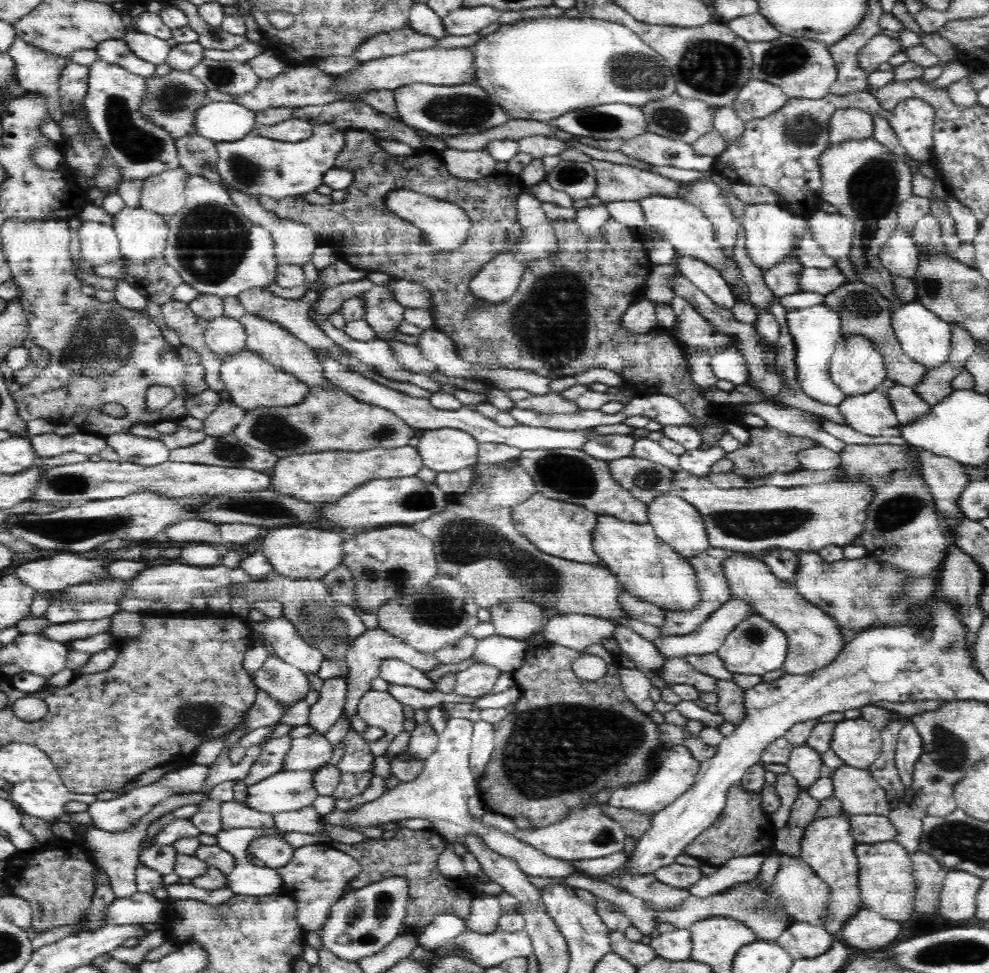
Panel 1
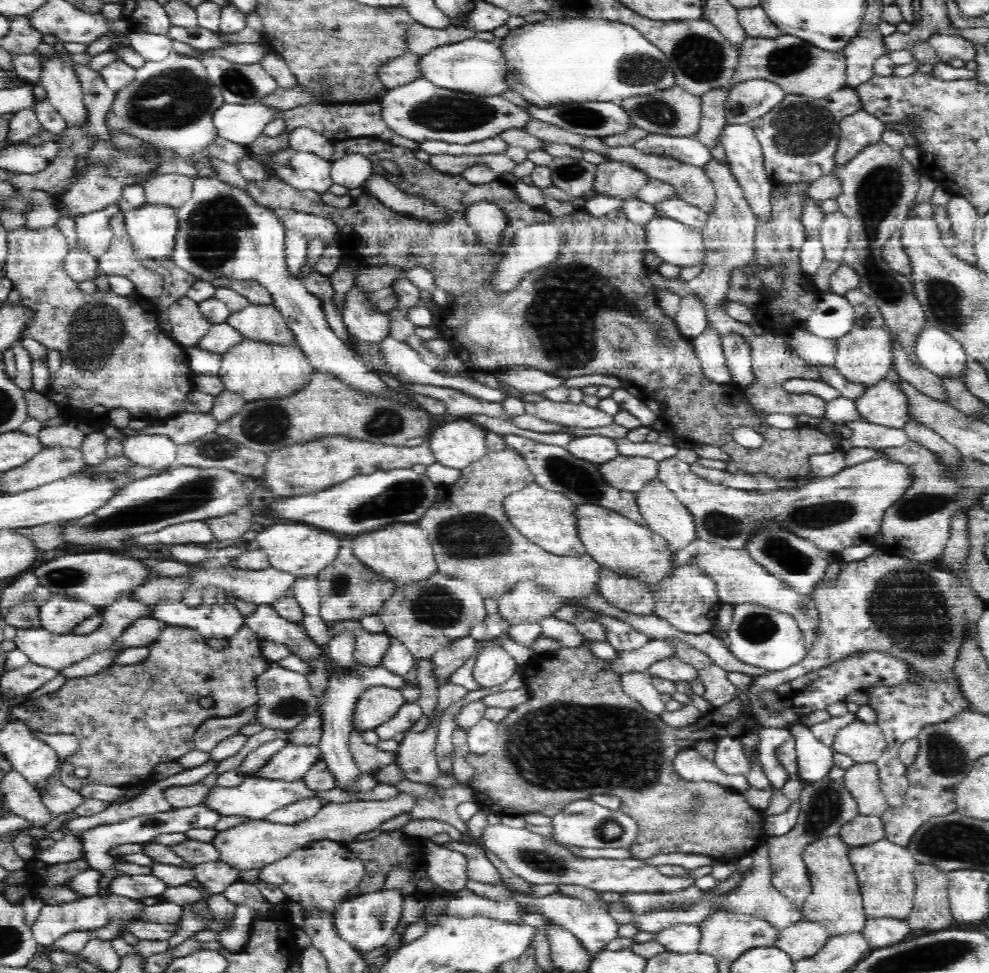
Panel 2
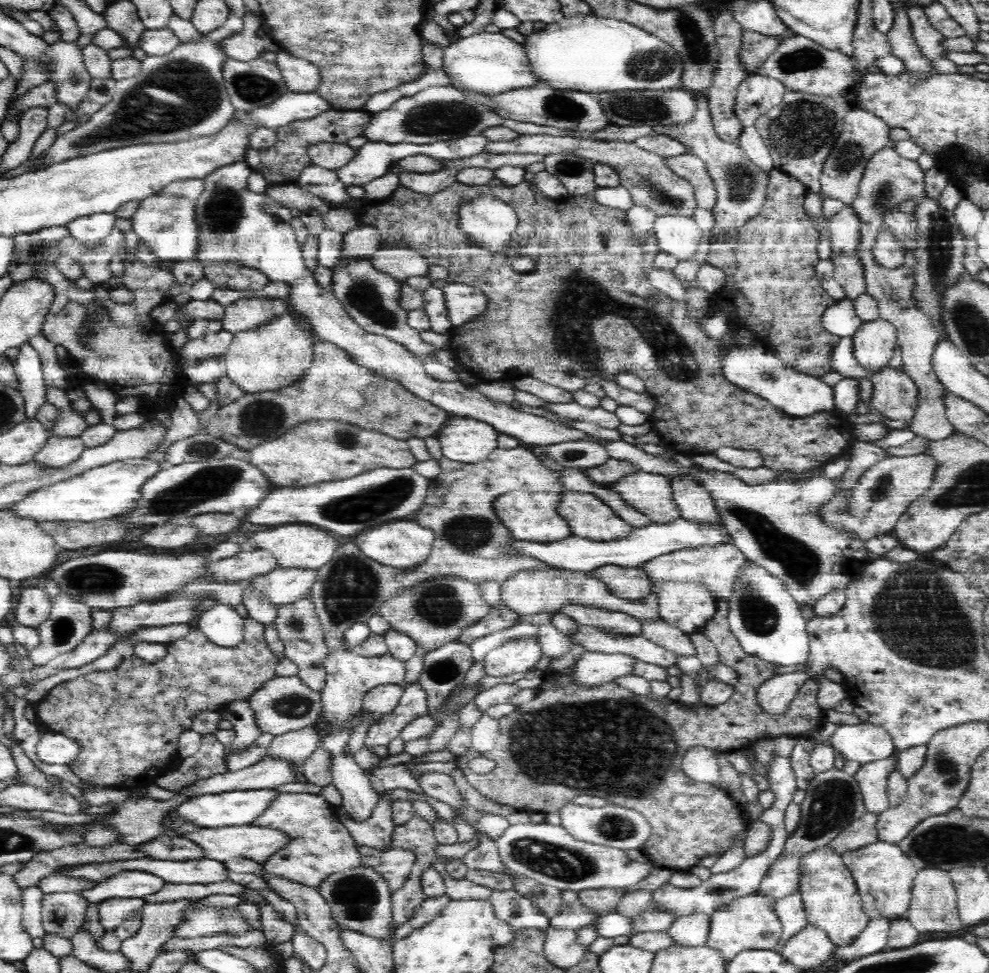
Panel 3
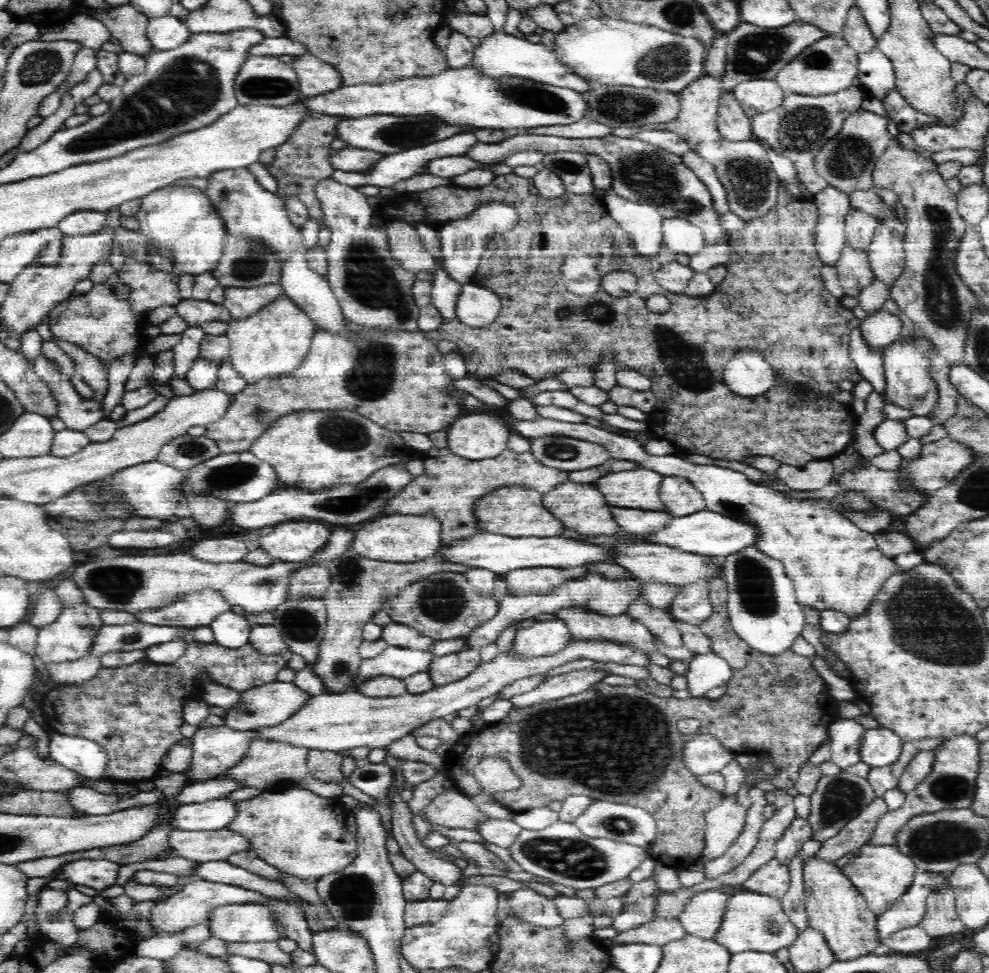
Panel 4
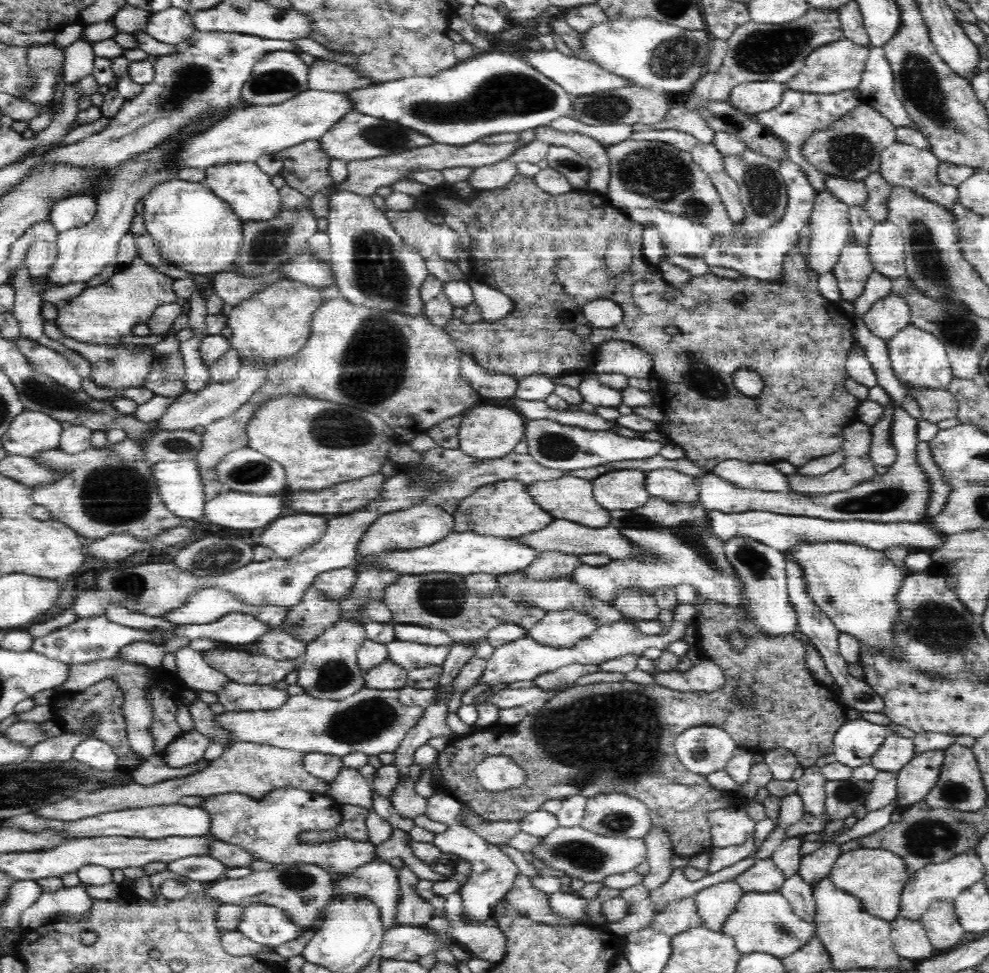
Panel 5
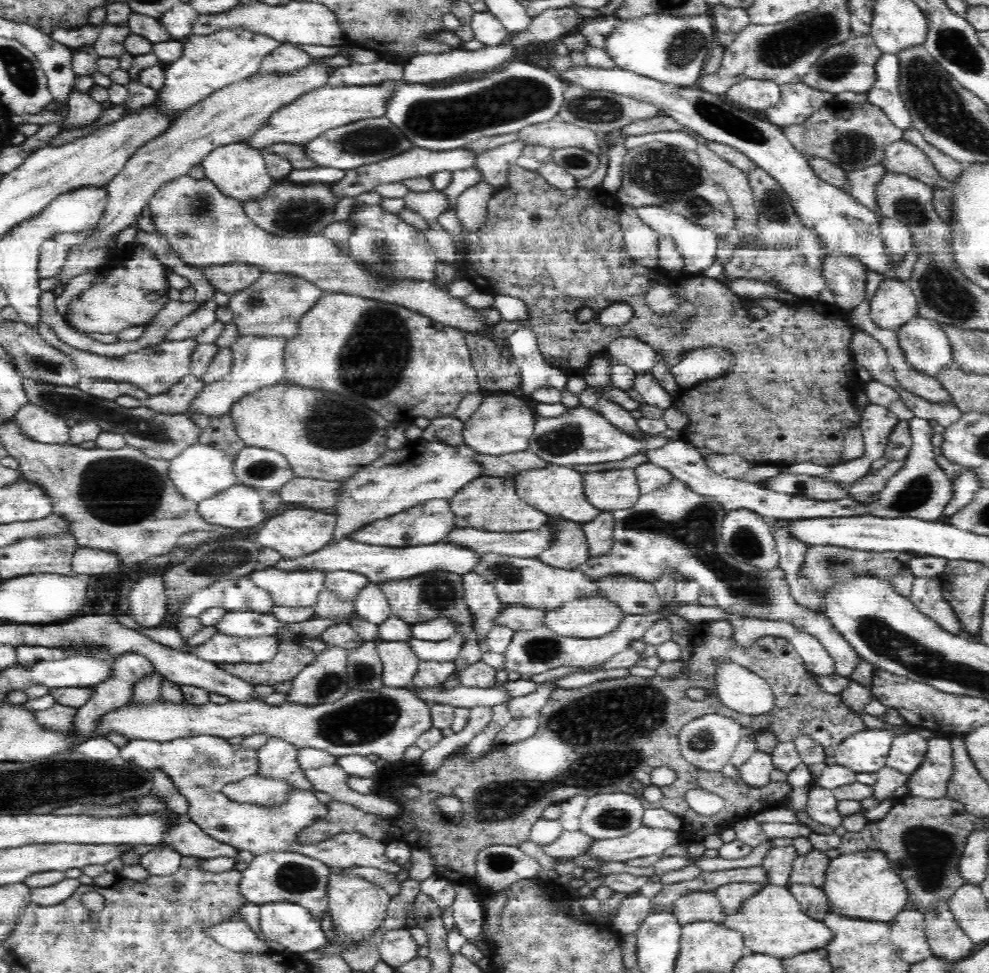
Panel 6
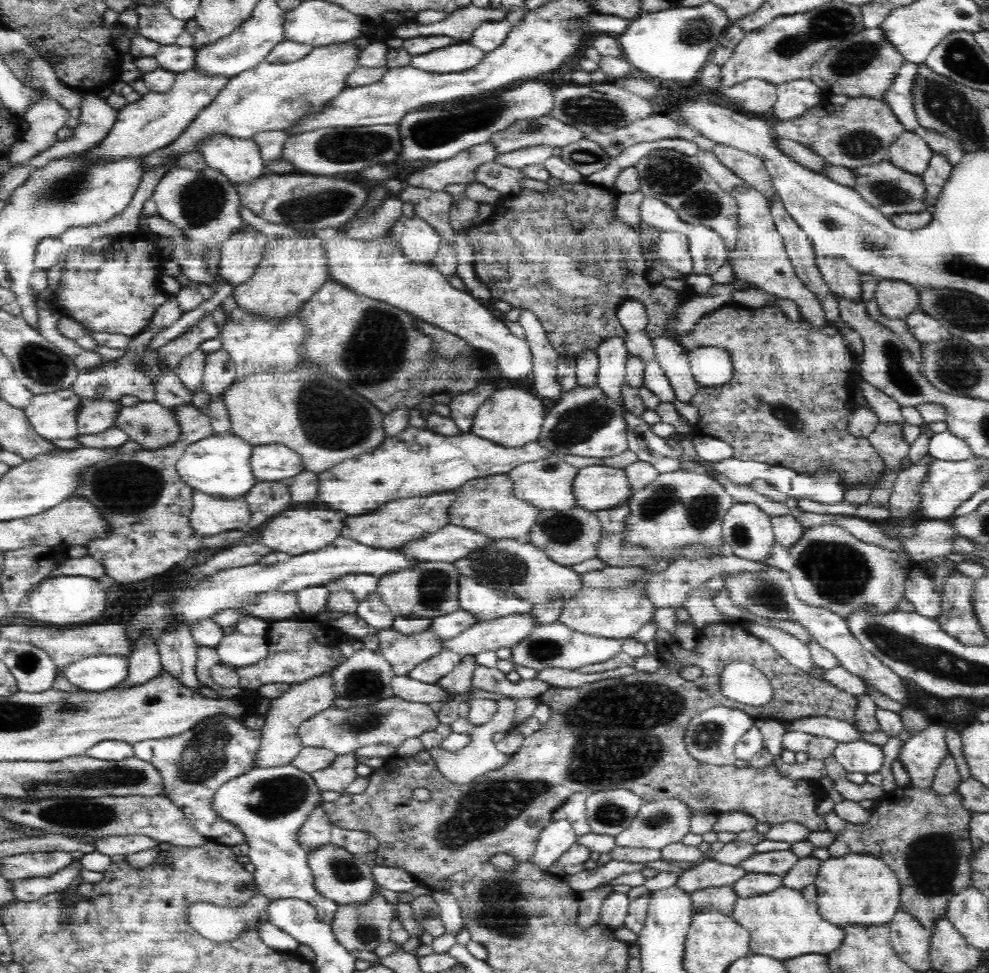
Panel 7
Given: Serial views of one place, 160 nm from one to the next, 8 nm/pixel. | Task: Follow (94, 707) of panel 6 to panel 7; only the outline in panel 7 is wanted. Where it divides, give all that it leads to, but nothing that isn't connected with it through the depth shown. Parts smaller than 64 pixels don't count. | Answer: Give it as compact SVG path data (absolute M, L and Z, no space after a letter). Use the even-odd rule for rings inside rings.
M148 635L139 636L139 646L129 654L131 671L127 672L127 679L118 683L115 688L124 688L132 684L144 684L152 680L158 672L162 672L161 656L156 643L148 639Z

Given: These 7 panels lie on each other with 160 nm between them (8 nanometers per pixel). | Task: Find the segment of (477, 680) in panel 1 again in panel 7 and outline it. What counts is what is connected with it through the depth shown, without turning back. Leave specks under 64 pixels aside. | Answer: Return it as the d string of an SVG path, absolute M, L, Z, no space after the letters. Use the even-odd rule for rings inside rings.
M588 589L567 600L559 621L576 632L601 636L601 638L630 638L646 623L655 618L655 604L647 596L646 590L638 589Z

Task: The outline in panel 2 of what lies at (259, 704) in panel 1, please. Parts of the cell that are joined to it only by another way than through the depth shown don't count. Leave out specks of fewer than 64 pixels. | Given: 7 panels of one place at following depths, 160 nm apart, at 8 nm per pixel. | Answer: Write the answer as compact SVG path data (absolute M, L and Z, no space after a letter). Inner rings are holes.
M243 711L236 716L208 718L206 722L200 724L200 728L197 728L194 734L194 747L210 753L218 742L238 734L242 726L254 723L256 723L256 711Z

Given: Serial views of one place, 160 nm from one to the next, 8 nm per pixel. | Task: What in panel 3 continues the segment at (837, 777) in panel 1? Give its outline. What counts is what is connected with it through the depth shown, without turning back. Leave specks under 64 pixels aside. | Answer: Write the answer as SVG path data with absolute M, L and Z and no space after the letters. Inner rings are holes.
M896 750L896 754L892 754L890 758L863 764L860 771L854 774L864 796L866 813L880 813L891 809L886 795L886 786L888 776L897 766L899 752L900 750Z

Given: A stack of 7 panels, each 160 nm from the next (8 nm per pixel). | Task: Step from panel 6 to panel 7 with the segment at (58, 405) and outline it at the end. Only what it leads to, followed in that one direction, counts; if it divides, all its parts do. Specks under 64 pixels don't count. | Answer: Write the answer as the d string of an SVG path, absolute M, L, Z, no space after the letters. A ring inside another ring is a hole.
M157 400L122 407L116 415L115 426L124 429L128 438L144 445L144 449L152 451L174 445L181 434L176 413Z

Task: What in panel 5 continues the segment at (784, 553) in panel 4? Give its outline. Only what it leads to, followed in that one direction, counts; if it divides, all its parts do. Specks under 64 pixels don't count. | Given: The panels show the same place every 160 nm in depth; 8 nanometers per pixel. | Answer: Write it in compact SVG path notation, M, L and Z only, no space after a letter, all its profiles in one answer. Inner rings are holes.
M826 542L798 543L795 547L789 548L787 554L791 554L793 561L803 570L808 587L807 595L828 615L840 632L855 636L858 642L868 644L868 648L876 647L876 651L880 653L899 657L899 650L893 644L895 628L899 624L899 604L896 604L895 596L902 586L905 572L889 561L884 551L852 543Z

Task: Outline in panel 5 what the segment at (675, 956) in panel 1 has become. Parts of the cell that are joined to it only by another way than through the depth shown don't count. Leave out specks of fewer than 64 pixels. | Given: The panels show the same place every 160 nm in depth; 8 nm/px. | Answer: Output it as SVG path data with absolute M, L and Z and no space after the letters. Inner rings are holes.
M726 880L699 890L693 899L702 926L720 931L744 893L745 890L734 880Z

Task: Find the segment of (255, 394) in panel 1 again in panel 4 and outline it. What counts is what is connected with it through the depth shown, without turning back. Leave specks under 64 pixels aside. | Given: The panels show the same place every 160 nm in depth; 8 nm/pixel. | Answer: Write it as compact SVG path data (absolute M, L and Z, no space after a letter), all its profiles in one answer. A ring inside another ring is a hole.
M282 294L252 317L230 322L225 335L231 341L229 358L232 367L248 384L254 384L267 377L280 377L297 370L308 355L316 332L312 318L291 297Z

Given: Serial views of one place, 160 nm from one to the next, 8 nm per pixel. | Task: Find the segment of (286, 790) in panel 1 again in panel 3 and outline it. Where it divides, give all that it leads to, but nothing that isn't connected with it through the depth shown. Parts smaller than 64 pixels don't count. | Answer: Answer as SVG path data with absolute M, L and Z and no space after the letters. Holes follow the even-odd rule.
M272 789L252 791L220 792L214 795L198 795L188 802L180 804L176 810L186 822L202 828L220 828L222 826L242 826L254 823L279 798L279 791Z

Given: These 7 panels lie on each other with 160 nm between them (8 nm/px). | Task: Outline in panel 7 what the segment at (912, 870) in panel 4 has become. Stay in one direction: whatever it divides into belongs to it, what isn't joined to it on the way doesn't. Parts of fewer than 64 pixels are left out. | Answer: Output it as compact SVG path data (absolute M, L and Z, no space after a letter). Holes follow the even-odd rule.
M864 854L830 857L820 862L814 885L819 914L838 926L889 924L900 909L900 883L896 873L880 858Z

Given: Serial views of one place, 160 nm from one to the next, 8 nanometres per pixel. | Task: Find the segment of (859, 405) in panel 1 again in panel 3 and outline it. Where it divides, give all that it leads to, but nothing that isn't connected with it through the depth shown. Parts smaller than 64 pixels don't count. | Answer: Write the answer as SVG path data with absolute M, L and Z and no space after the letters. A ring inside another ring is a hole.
M885 367L870 380L873 383L873 393L868 402L871 410L887 416L894 425L909 421L915 415L918 388L904 370Z

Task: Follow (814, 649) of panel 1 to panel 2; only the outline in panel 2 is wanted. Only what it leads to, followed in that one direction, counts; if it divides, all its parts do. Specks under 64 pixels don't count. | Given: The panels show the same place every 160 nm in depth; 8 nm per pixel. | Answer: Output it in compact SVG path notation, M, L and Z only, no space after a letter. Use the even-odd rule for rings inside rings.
M697 538L673 552L672 566L684 567L688 563L696 563L699 570L704 572L717 587L718 599L723 603L735 604L764 604L778 612L785 611L794 616L803 632L807 647L812 648L817 636L817 624L820 620L815 601L809 594L800 594L789 588L781 580L776 579L762 565L758 564L746 549L724 548L722 545L712 544L711 541Z

